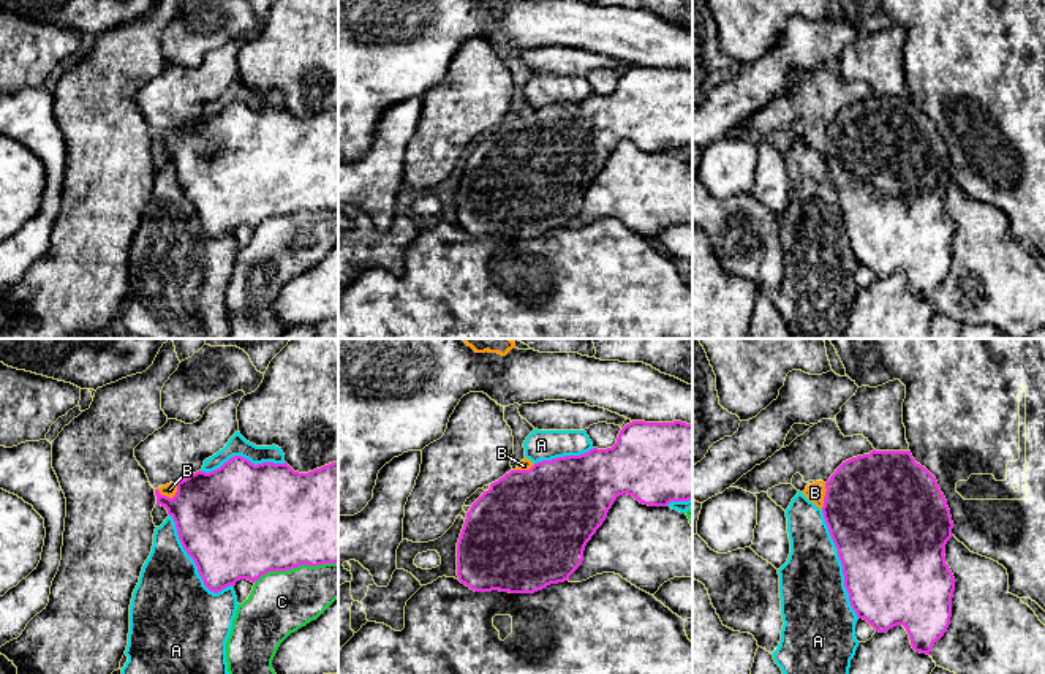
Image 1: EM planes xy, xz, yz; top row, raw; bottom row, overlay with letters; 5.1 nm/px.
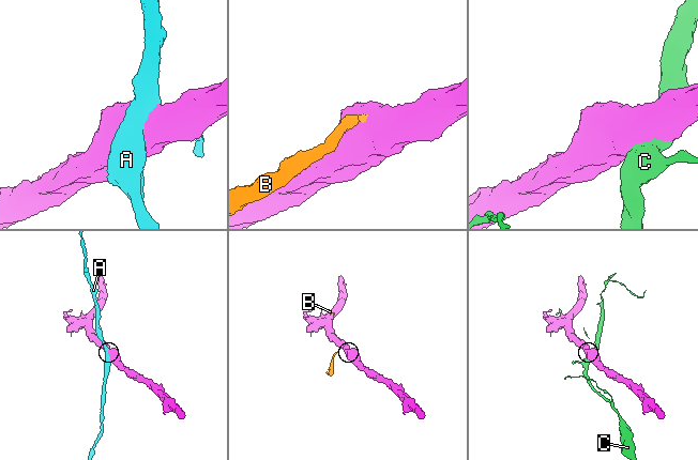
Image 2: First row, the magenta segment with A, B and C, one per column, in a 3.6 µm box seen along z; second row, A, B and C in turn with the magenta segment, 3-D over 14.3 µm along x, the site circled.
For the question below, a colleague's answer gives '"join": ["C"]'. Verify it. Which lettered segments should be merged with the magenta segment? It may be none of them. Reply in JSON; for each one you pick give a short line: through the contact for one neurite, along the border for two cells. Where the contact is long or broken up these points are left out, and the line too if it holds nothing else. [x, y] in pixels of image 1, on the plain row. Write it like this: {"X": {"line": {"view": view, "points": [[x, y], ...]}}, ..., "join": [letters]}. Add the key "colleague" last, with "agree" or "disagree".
{"join": [], "colleague": "disagree"}

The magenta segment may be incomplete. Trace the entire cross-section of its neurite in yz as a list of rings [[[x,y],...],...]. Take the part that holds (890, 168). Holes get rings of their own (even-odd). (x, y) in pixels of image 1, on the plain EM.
[[[873,95],[843,108],[825,134],[822,158],[857,263],[879,278],[903,271],[912,294],[930,301],[950,271],[955,236],[944,201],[953,168],[936,123],[911,97]]]

